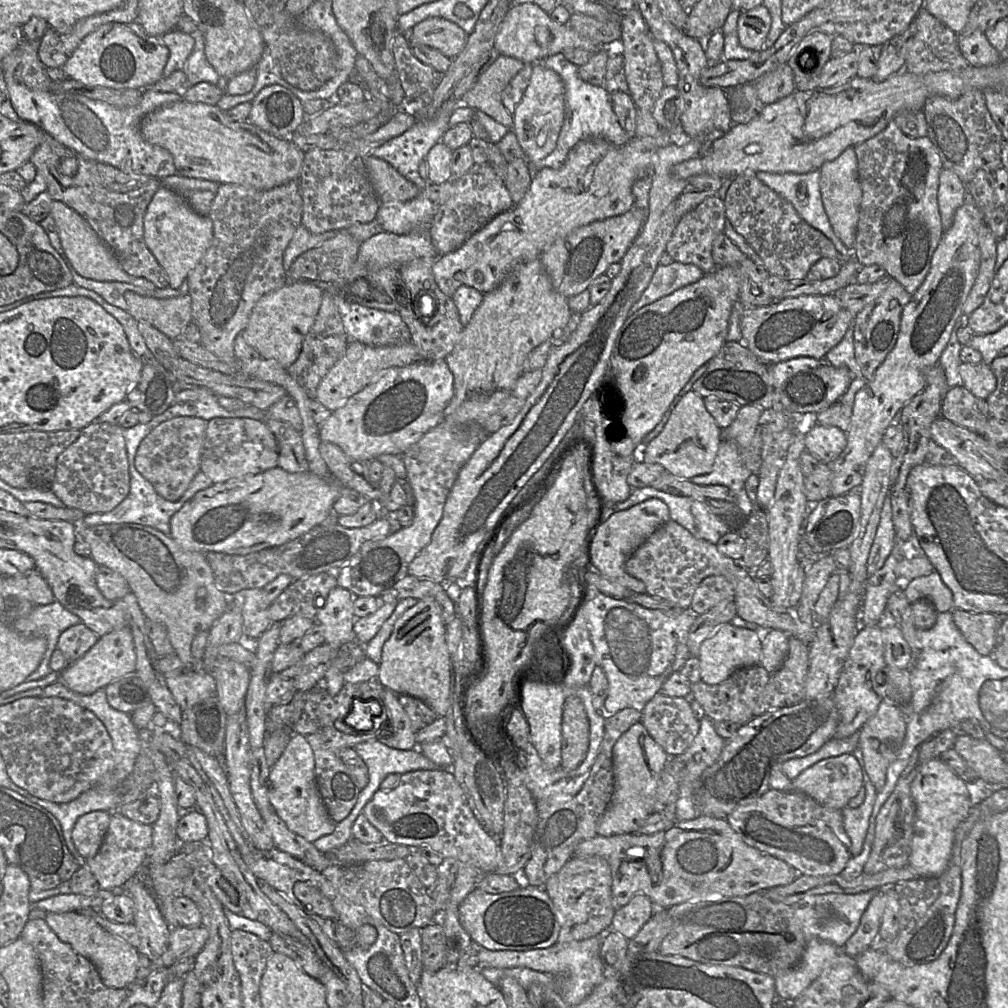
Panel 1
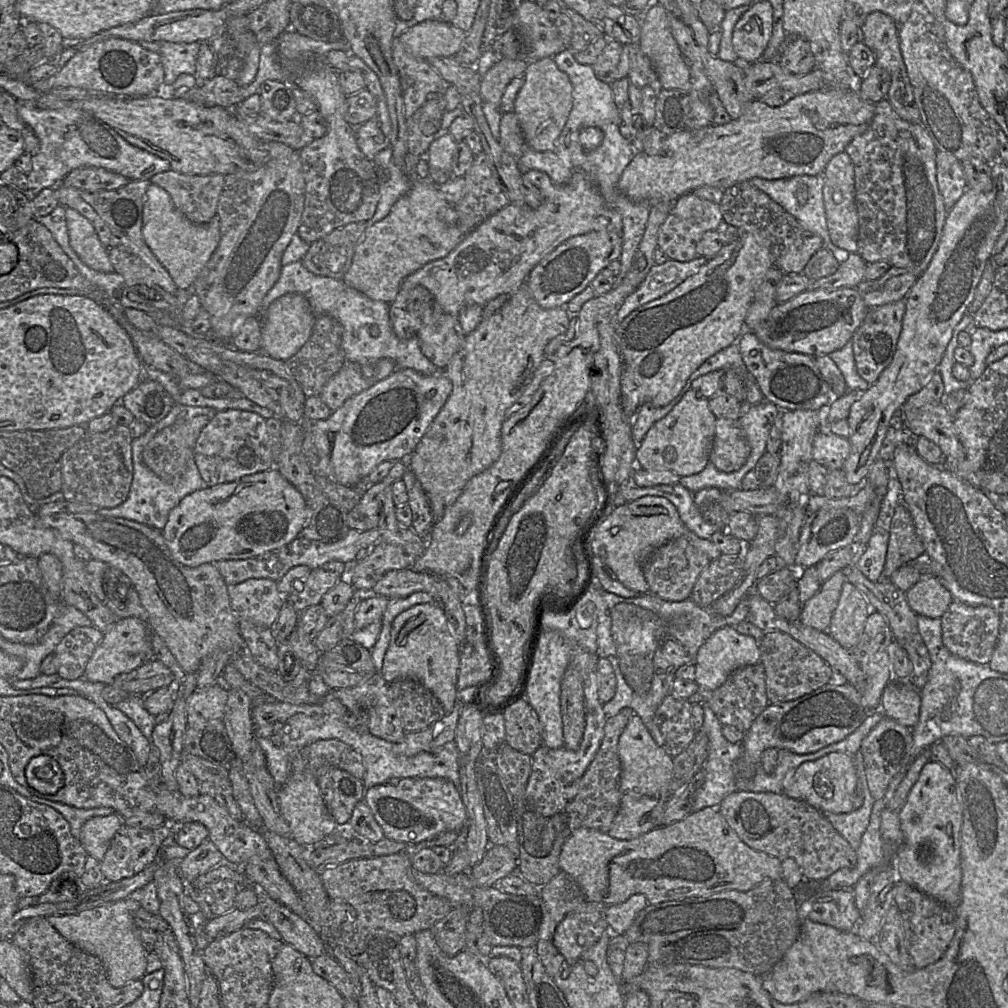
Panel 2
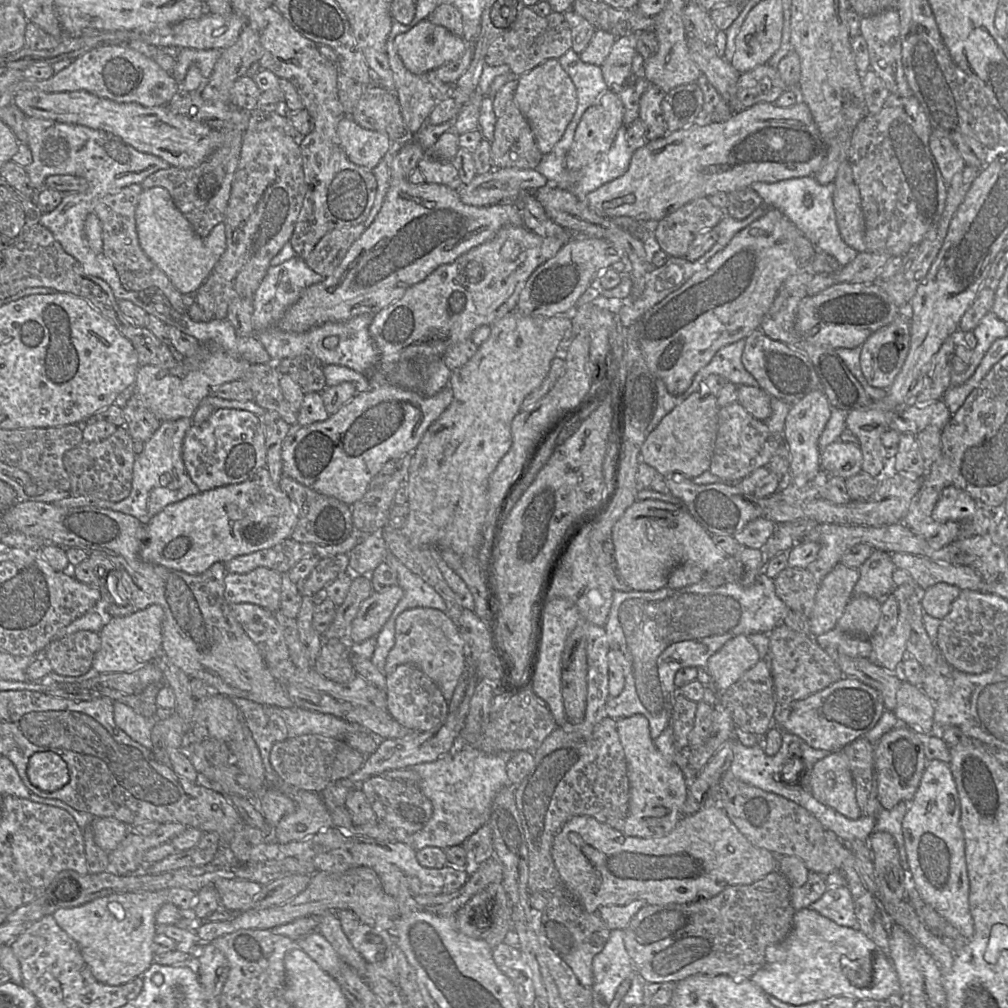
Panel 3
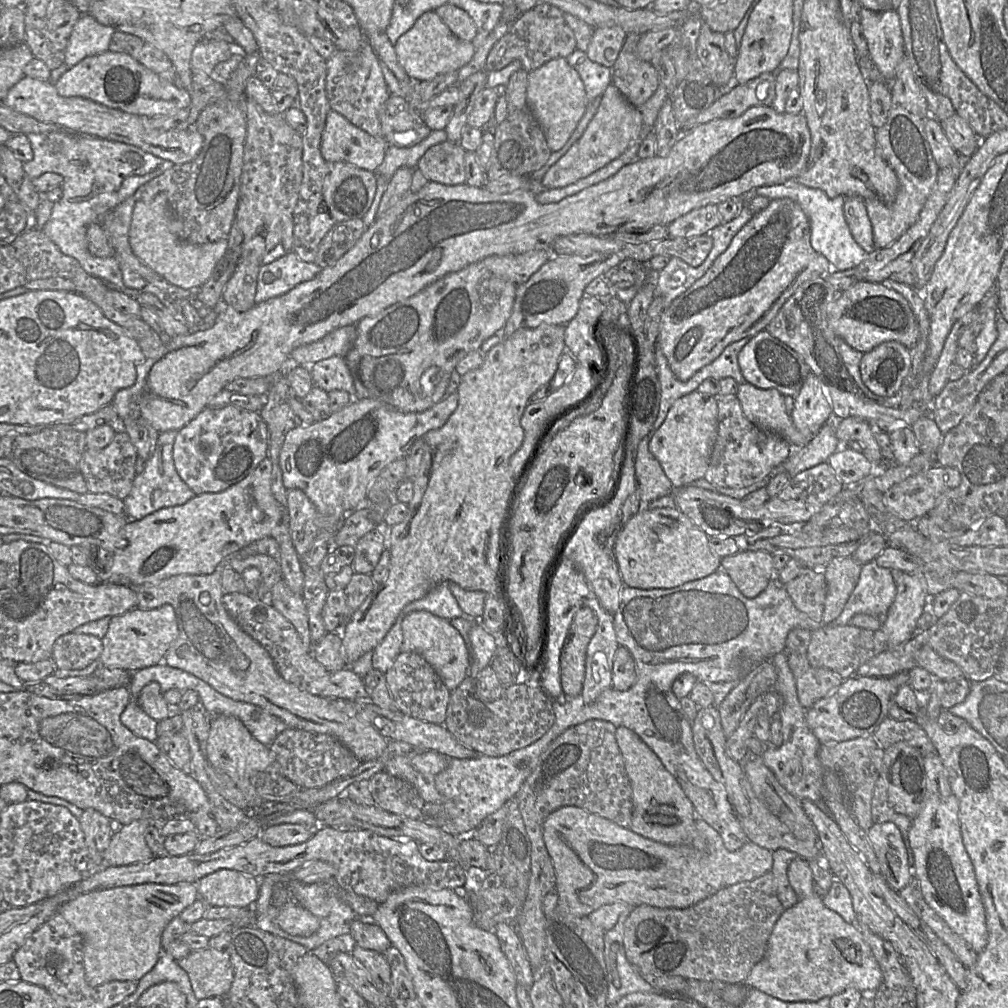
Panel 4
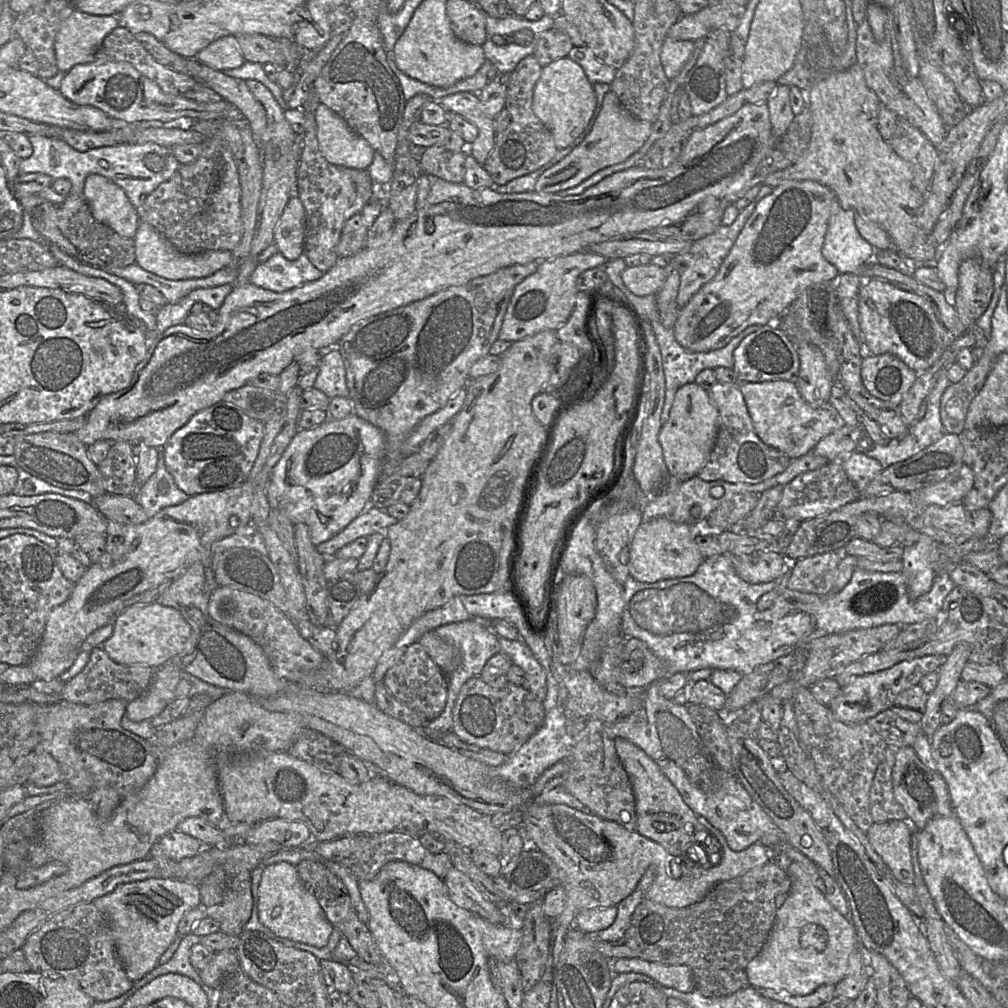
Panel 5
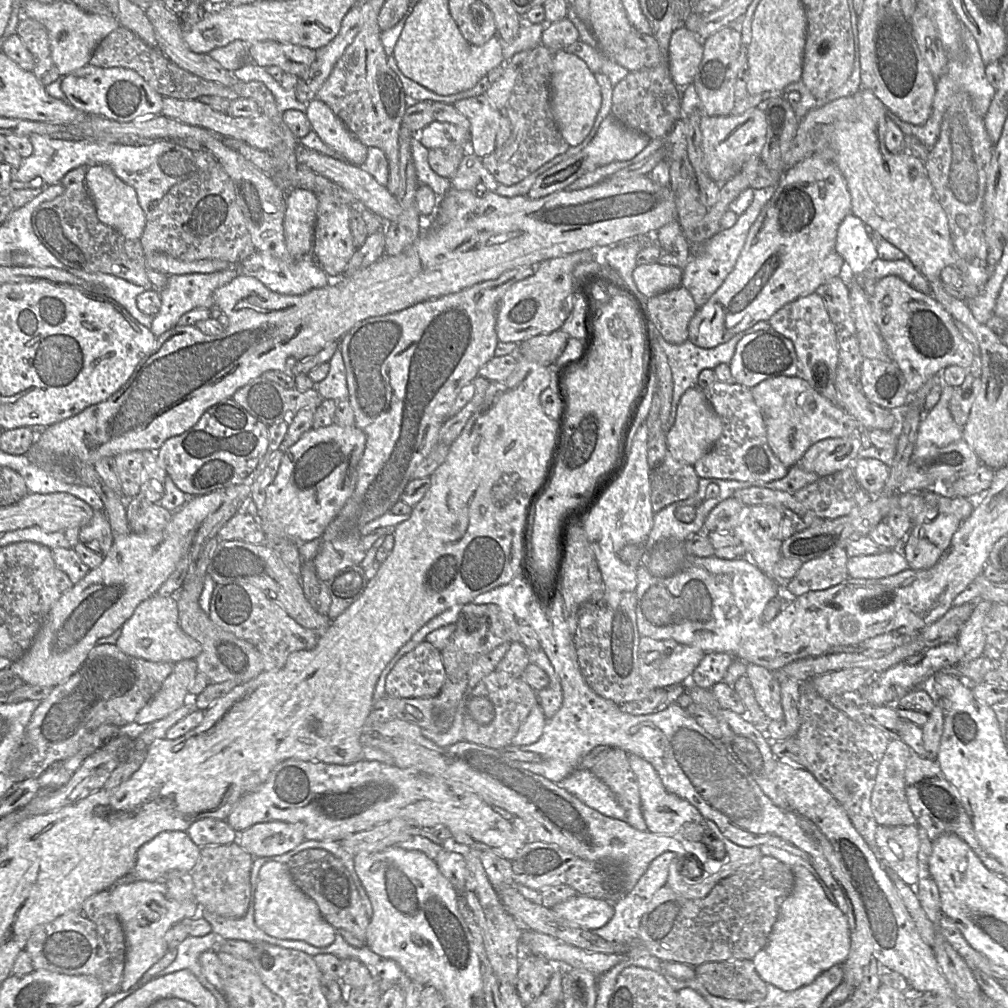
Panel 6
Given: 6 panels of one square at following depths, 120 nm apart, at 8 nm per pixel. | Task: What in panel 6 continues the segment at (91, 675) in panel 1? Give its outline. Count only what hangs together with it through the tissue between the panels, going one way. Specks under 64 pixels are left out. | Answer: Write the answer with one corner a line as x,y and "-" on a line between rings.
154,594
144,600
120,629
121,635
115,645
132,657
151,662
176,663
180,660
195,659
202,651
202,645
181,629
177,601
174,595

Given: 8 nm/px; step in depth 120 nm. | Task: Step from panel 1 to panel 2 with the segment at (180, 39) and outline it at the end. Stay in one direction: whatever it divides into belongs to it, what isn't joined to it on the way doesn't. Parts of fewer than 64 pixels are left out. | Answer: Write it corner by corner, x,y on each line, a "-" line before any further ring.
160,43
160,58
164,70
164,85
170,87
181,74
194,75
201,43

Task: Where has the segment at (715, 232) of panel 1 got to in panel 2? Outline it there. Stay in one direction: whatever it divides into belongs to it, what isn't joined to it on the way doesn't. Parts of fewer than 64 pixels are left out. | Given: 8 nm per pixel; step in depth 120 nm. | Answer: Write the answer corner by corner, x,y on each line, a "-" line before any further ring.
693,192
678,198
659,228
658,247
667,254
668,258
680,262
690,261
698,254
696,246
702,235
709,230
716,230
723,220
720,204
703,199

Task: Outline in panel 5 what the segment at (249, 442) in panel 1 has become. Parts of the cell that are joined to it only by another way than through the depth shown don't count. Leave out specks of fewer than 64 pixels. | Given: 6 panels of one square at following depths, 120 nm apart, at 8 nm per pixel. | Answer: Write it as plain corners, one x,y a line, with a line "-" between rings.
220,401
196,413
174,432
160,449
168,472
179,489
189,496
235,488
248,479
264,436
264,423
246,415
234,404

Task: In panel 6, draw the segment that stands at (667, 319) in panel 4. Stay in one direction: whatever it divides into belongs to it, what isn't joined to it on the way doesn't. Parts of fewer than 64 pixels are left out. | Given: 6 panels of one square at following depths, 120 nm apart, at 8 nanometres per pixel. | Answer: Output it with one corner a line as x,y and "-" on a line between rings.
813,154
786,169
776,191
750,227
734,269
723,284
699,307
688,325
688,340
700,348
714,348
759,321
769,321
787,303
814,293
833,277
843,279
848,269
836,251
836,237
842,220
851,213
851,196
838,167

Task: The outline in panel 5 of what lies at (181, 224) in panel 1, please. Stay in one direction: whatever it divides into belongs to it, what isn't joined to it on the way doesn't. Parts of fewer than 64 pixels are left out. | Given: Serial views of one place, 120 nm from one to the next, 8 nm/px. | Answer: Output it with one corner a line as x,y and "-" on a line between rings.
140,221
134,239
136,264
144,270
170,280
186,280
210,276
229,265
232,254
228,250
208,250
199,254
180,253
152,225

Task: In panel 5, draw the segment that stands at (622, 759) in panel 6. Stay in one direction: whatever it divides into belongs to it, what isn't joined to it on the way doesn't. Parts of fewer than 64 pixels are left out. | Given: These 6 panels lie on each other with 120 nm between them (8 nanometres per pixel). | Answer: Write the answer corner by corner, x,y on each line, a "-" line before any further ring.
594,733
582,739
561,761
567,761
564,788
600,818
614,821
629,831
637,830
635,797
630,779
617,755
614,739

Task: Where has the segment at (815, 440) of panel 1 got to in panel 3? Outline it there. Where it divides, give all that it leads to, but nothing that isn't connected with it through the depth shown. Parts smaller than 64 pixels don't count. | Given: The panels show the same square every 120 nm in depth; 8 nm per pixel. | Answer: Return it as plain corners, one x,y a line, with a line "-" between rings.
835,441
820,451
820,469
844,480
862,471
862,460
856,444

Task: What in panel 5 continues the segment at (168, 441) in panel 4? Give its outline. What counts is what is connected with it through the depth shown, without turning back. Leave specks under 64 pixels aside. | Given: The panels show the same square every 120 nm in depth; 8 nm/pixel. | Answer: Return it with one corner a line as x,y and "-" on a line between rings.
161,450
156,471
141,486
139,493
132,497
150,518
163,508
183,503
189,495
177,487
166,468

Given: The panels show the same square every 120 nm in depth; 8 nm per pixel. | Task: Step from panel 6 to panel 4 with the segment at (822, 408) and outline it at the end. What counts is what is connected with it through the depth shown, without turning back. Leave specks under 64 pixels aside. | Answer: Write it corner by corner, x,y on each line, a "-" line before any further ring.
739,384
737,394
746,418
762,430
774,432
793,448
806,446
815,434
802,434
793,424
785,408
785,396
778,390
759,389
750,384

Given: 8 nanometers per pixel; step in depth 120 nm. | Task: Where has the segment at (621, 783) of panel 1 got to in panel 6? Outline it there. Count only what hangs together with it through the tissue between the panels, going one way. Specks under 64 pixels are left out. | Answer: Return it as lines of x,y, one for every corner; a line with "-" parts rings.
628,753
628,760
639,785
641,810
647,830
655,834
674,836
684,825
684,823
697,823
703,829
704,834
711,839
713,846
717,848
717,857
718,849
721,850
721,847
724,847
724,844
709,828
706,819
701,815
699,810
687,800
668,792
664,787
659,774
648,761
631,753

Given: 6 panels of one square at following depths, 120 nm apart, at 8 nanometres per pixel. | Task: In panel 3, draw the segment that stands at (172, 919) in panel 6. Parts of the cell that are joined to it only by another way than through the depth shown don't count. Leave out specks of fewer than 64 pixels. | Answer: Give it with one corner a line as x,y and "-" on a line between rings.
171,888
153,892
112,894
73,908
61,908
52,915
78,945
80,953
94,978
109,986
119,986
141,977
154,963
152,950
156,933
156,914
167,903
189,913
197,892

